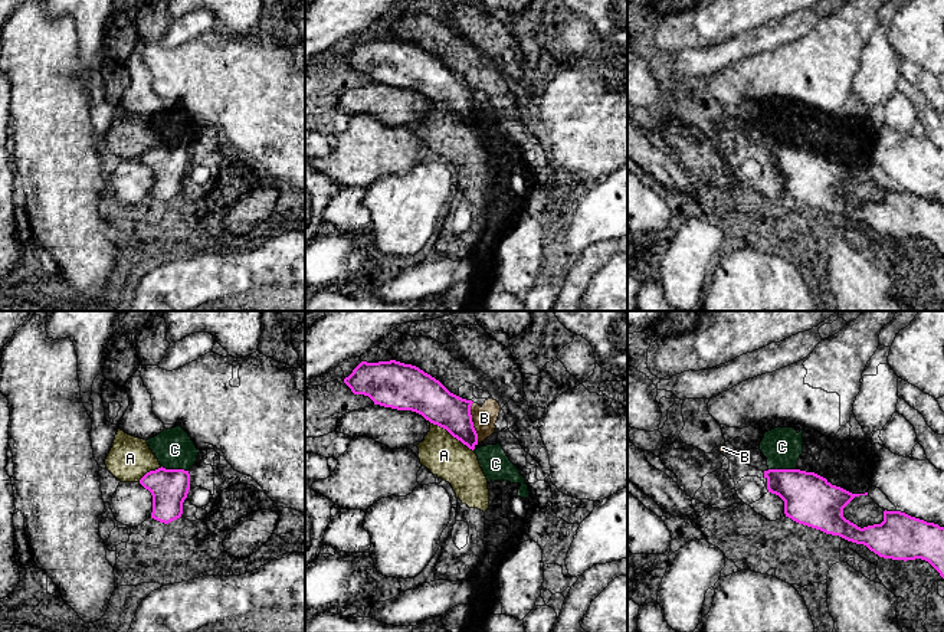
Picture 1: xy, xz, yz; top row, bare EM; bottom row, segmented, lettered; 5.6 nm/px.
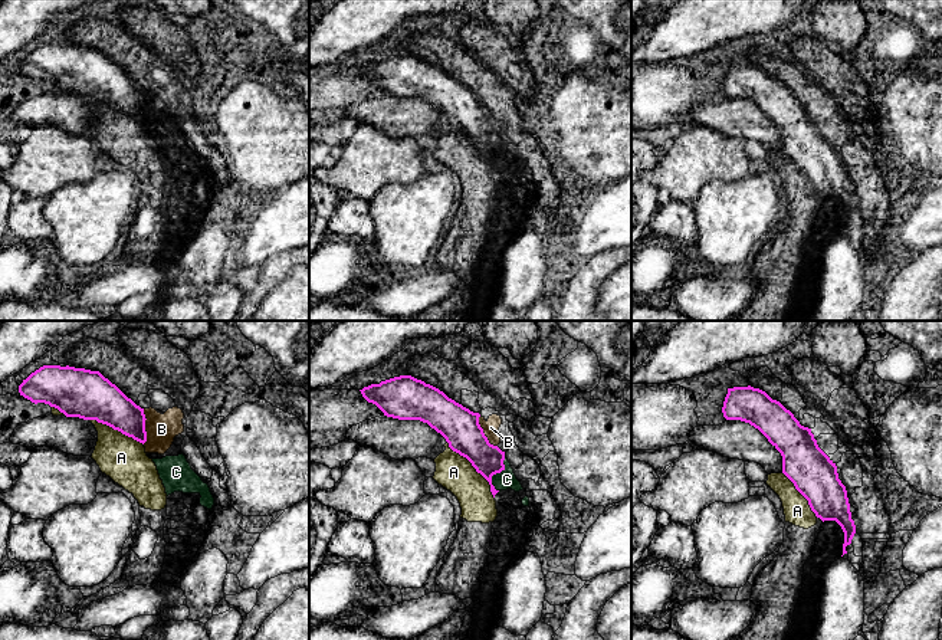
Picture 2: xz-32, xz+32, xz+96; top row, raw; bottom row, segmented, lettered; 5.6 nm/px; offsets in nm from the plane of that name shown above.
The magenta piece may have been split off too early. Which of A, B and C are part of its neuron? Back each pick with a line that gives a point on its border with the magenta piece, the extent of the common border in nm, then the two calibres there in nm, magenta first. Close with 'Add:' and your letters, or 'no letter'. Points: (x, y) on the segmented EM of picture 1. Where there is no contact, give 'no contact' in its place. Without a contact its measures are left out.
Add: no letter

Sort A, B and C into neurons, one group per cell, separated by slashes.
A / B C

